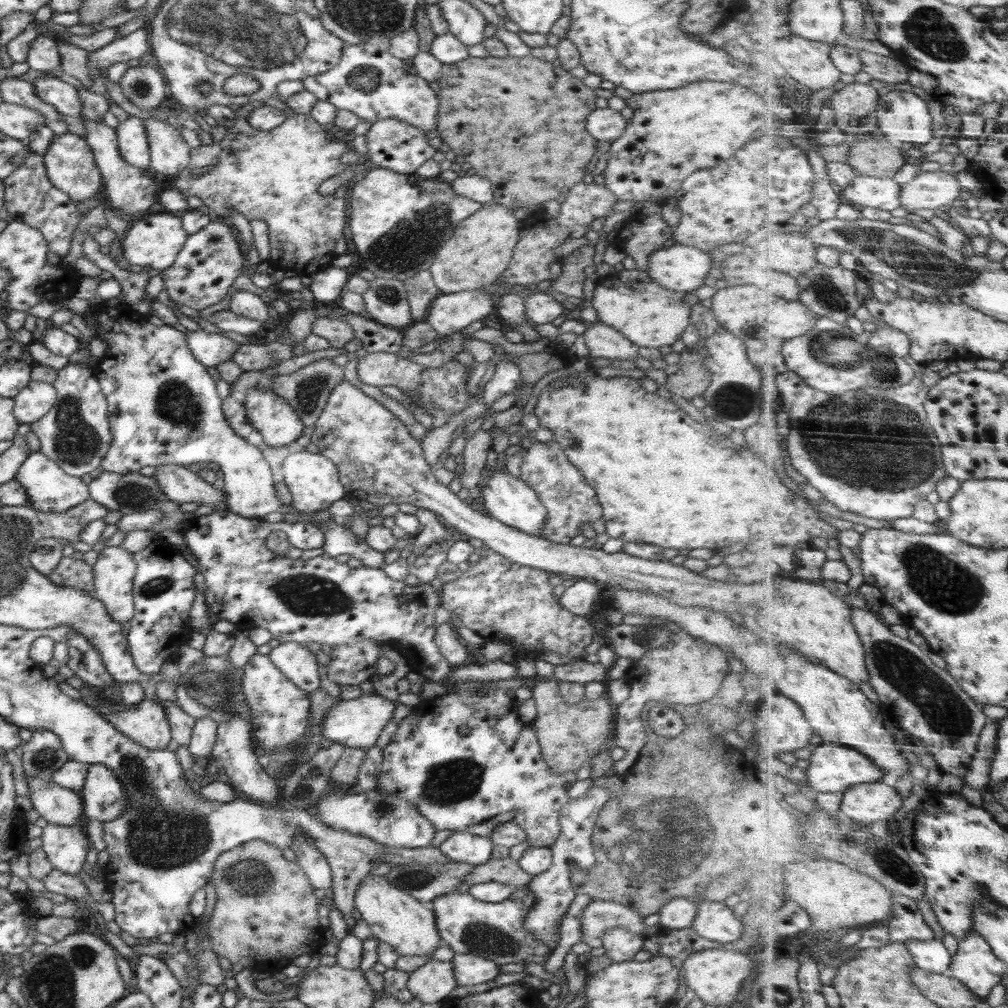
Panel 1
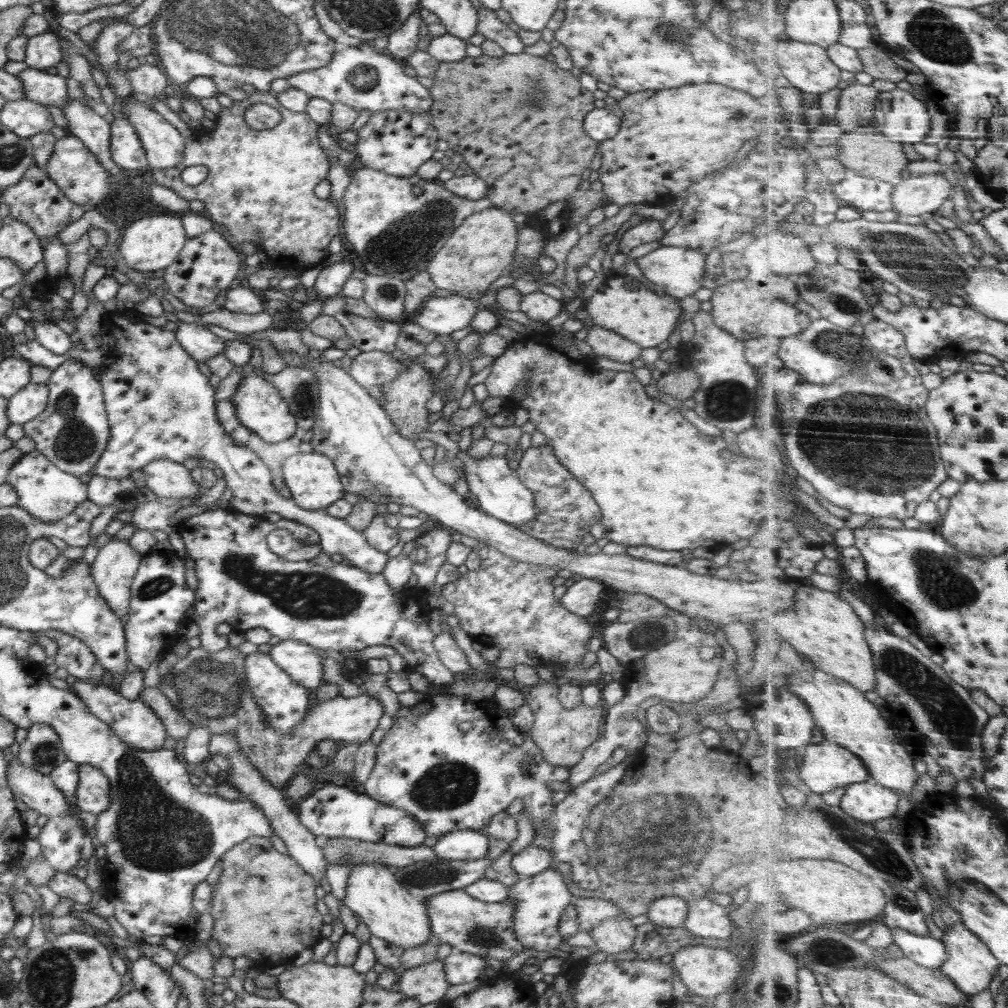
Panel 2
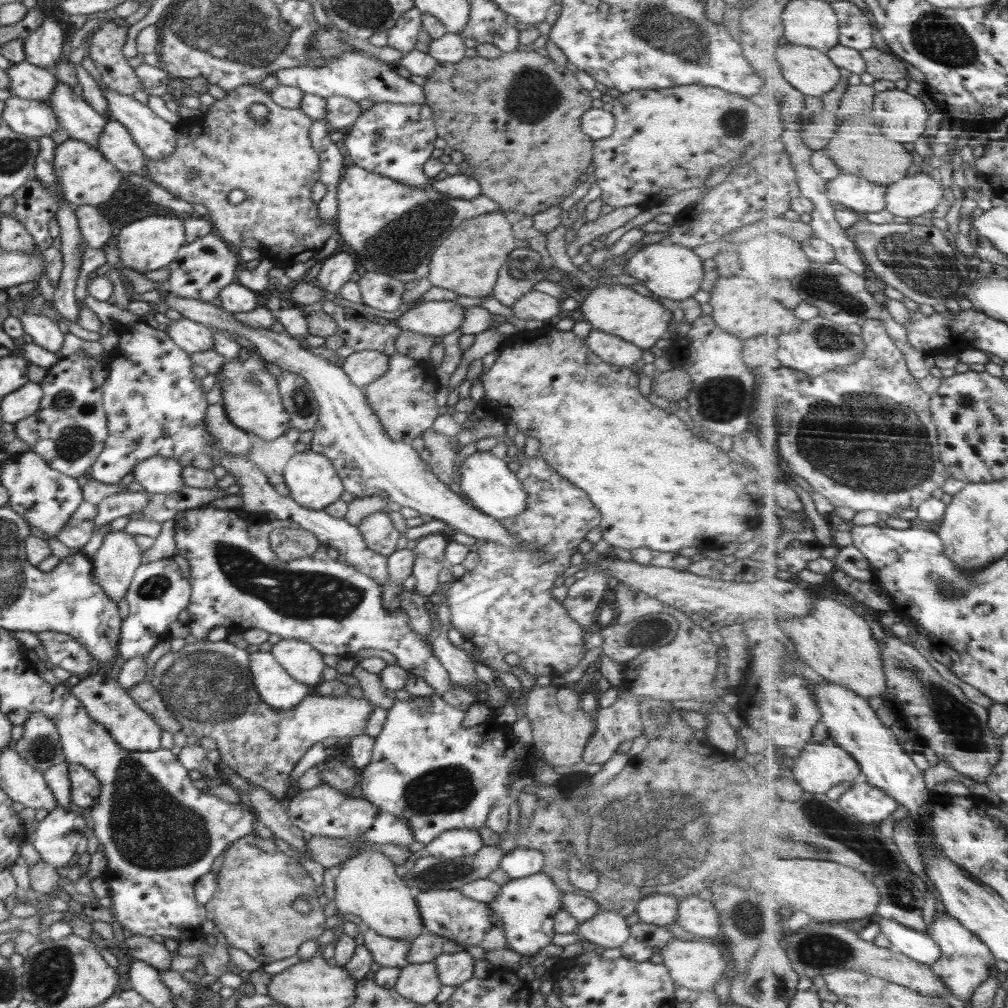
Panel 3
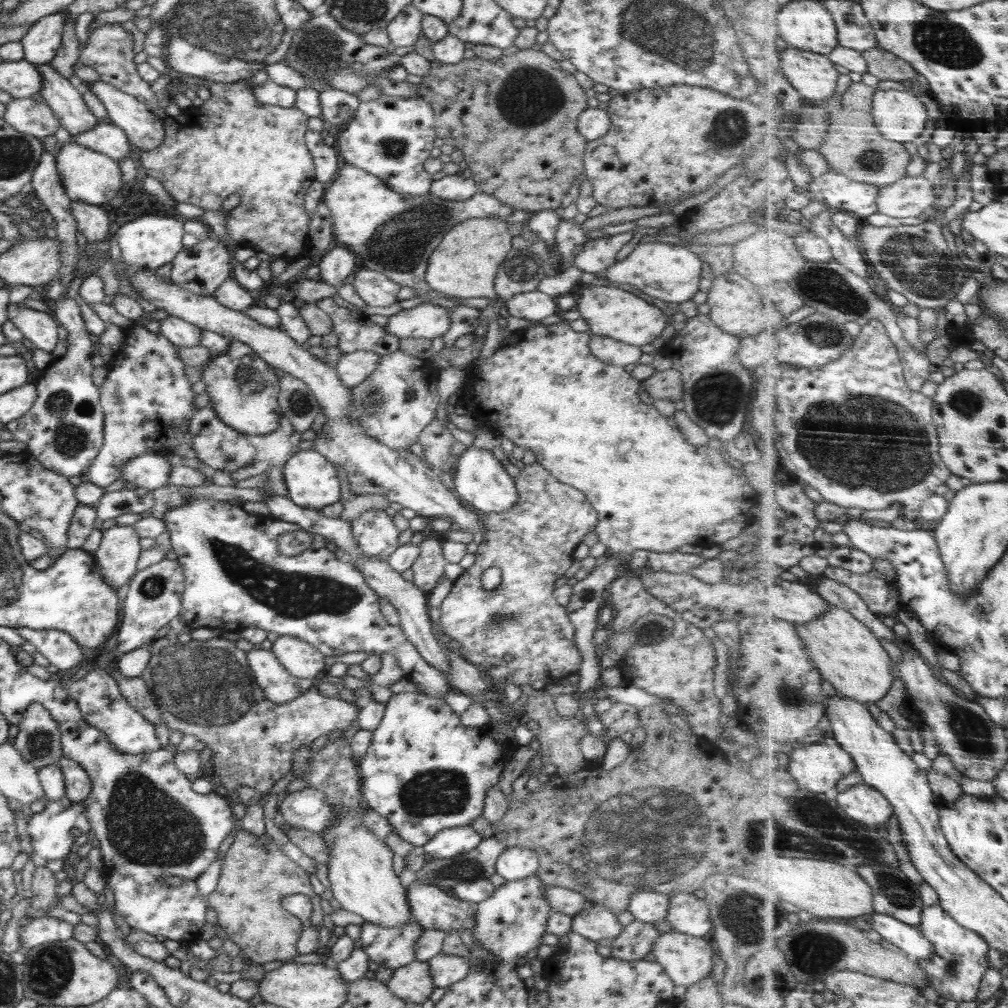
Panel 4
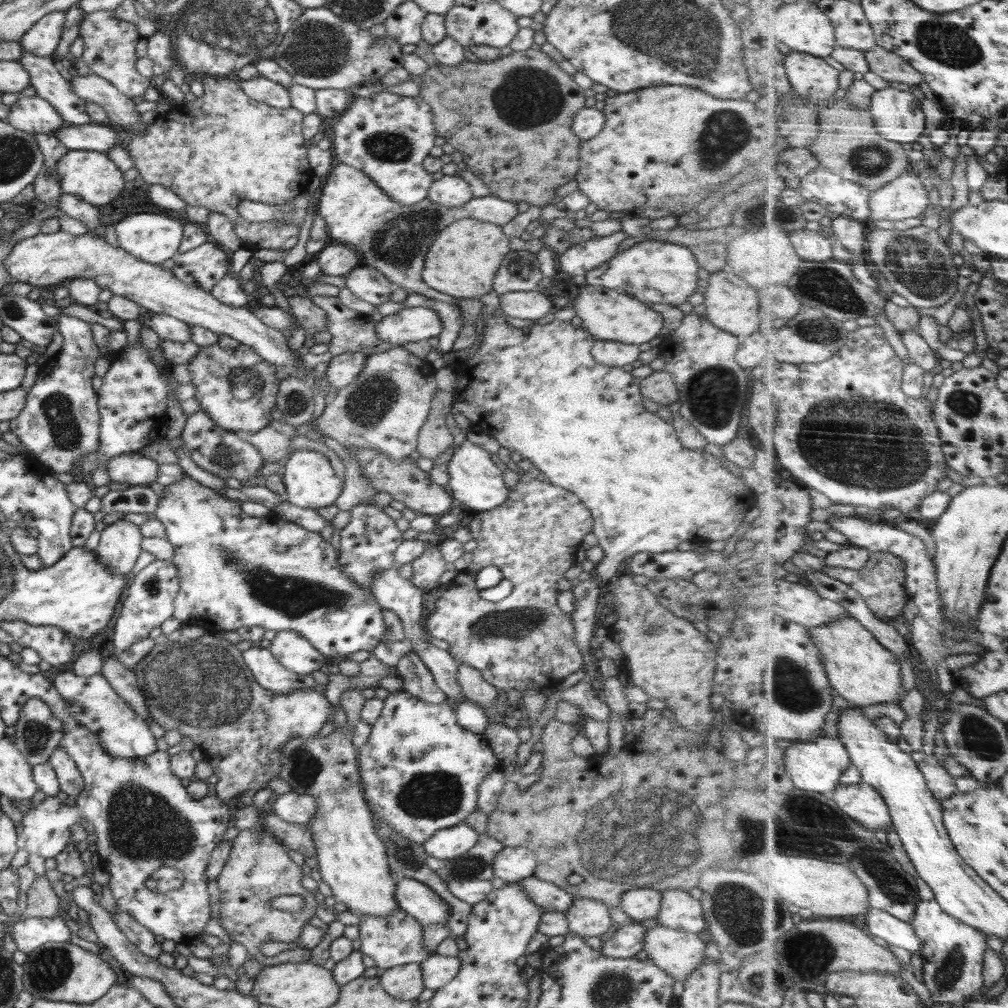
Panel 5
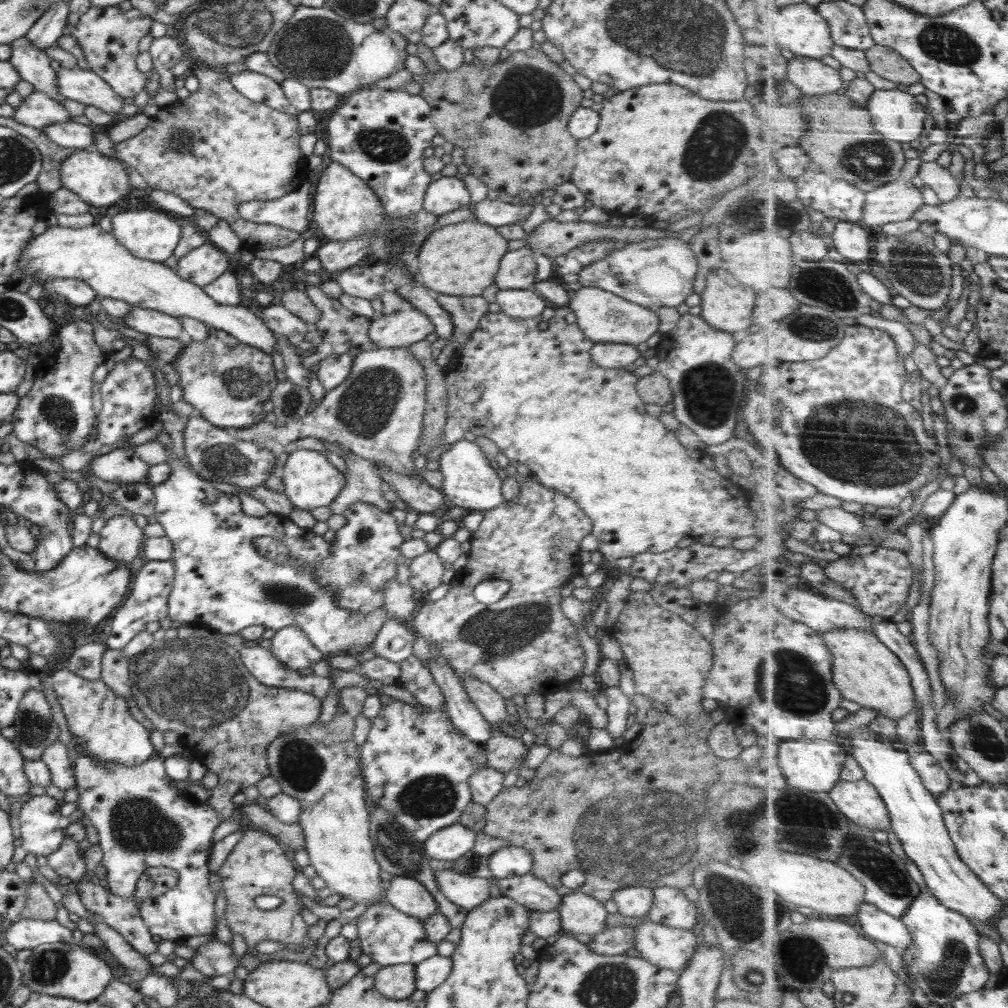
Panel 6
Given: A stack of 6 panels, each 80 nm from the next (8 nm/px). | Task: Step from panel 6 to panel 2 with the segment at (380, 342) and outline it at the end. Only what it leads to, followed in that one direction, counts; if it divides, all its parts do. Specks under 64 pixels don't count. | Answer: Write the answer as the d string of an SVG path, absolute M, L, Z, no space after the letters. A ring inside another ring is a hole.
M472 295L447 298L433 296L418 313L409 316L405 321L410 320L436 335L452 334L456 330L466 328L478 310L482 308L479 308L478 300Z

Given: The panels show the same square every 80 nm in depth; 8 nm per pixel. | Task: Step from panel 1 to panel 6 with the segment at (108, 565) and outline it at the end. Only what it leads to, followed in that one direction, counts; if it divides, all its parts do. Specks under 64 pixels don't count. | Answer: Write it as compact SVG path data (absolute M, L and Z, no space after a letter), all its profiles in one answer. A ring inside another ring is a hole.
M128 515L112 516L99 532L99 548L105 555L128 566L138 556L138 550L146 539L144 531Z

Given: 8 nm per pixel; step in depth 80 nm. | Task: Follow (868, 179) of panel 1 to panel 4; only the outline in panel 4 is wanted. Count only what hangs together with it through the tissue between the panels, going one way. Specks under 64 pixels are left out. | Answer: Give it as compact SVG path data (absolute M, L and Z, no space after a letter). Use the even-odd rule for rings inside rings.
M832 170L826 176L816 177L808 192L814 201L825 203L835 211L854 213L863 222L868 222L870 216L879 212L878 198L881 197L882 188L857 182Z

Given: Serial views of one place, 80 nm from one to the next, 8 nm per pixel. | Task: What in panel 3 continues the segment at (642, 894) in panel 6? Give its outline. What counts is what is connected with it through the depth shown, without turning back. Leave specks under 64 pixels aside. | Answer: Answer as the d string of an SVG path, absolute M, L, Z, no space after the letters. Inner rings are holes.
M654 893L638 901L638 917L641 922L666 927L676 923L677 904L675 896Z

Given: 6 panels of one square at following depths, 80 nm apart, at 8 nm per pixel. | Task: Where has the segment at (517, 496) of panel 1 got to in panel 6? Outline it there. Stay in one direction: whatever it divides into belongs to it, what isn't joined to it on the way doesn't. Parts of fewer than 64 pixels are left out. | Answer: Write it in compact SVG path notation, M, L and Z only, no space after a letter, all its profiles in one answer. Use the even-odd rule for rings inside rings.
M465 439L453 443L438 458L439 470L442 472L443 482L440 489L445 495L447 507L461 506L468 511L486 511L499 508L506 500L500 490L501 478L497 475L482 449L474 442Z

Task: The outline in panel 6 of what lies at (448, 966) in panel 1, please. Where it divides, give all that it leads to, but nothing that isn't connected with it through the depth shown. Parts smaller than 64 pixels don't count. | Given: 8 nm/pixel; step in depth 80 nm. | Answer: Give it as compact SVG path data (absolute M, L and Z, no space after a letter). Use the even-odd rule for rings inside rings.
M401 964L382 967L373 977L373 987L386 998L408 999L417 989L415 985L415 965Z

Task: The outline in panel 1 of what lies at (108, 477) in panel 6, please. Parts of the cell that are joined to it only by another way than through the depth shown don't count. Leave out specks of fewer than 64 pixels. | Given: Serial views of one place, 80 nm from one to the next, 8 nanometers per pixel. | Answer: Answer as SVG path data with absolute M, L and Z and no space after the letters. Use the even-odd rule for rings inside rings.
M175 464L158 465L153 477L157 480L159 489L172 502L200 502L206 506L222 506L224 490L202 480L188 467Z

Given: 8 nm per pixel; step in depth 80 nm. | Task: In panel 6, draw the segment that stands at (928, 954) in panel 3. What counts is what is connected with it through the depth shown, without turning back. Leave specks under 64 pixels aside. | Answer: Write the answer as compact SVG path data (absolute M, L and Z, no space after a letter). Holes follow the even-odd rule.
M868 902L861 904L857 918L864 934L877 942L903 951L913 943L912 931L904 920Z

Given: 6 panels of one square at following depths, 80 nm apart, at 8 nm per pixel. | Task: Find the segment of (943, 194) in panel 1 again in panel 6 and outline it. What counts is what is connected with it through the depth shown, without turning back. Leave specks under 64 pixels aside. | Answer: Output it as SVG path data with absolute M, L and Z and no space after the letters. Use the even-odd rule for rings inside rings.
M900 178L897 182L868 193L866 213L860 224L869 229L914 218L926 206L926 200L923 192L912 181Z

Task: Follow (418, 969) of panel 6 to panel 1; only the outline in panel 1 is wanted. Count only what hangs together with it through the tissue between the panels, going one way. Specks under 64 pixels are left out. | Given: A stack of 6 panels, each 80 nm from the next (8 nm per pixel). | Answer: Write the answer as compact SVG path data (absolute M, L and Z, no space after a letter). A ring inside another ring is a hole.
M455 953L451 959L453 973L459 986L492 982L499 974L499 964L475 954Z

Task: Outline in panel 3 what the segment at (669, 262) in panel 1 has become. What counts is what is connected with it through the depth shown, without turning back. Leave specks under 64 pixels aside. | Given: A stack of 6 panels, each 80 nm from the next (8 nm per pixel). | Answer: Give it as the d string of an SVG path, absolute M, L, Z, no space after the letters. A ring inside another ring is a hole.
M661 242L642 247L628 260L623 268L623 277L640 282L658 298L682 301L693 297L700 289L703 260L691 248Z

